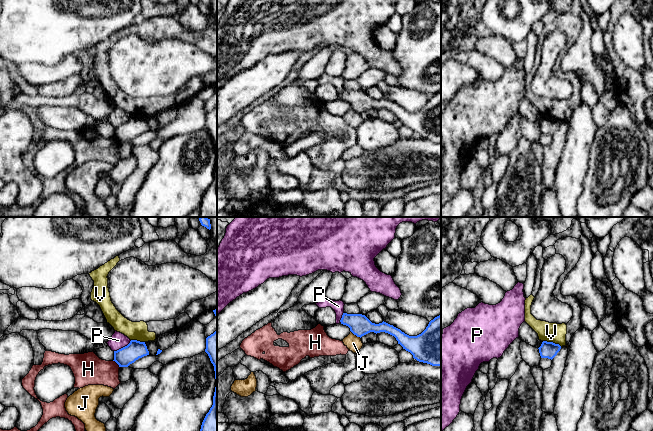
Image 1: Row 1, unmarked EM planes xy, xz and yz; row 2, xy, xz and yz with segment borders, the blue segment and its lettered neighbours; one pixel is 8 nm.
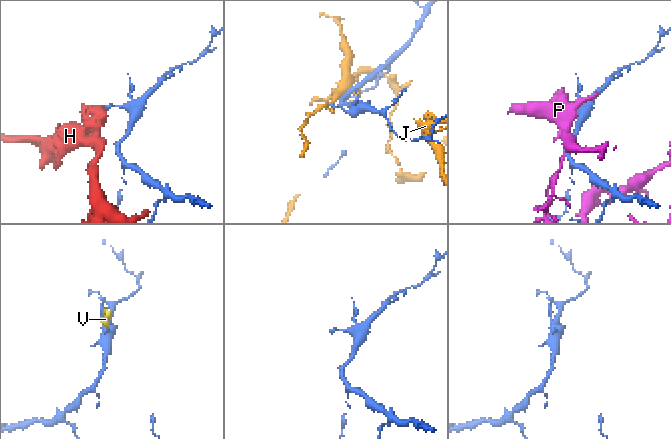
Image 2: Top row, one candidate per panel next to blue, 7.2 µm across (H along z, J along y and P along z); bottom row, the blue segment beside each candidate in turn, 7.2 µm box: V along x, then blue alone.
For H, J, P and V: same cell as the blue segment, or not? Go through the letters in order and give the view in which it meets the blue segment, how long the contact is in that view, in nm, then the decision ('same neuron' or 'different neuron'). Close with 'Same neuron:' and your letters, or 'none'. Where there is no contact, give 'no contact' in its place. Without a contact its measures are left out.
H: meets blue in xy; contact 80 nm long; different neuron
J: meets blue in xz; contact 100 nm long; different neuron
P: meets blue in xy; contact 170 nm long; different neuron
V: meets blue in yz; contact 160 nm long; different neuron
Same neuron: none

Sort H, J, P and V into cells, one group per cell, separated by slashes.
H / J / P / V

